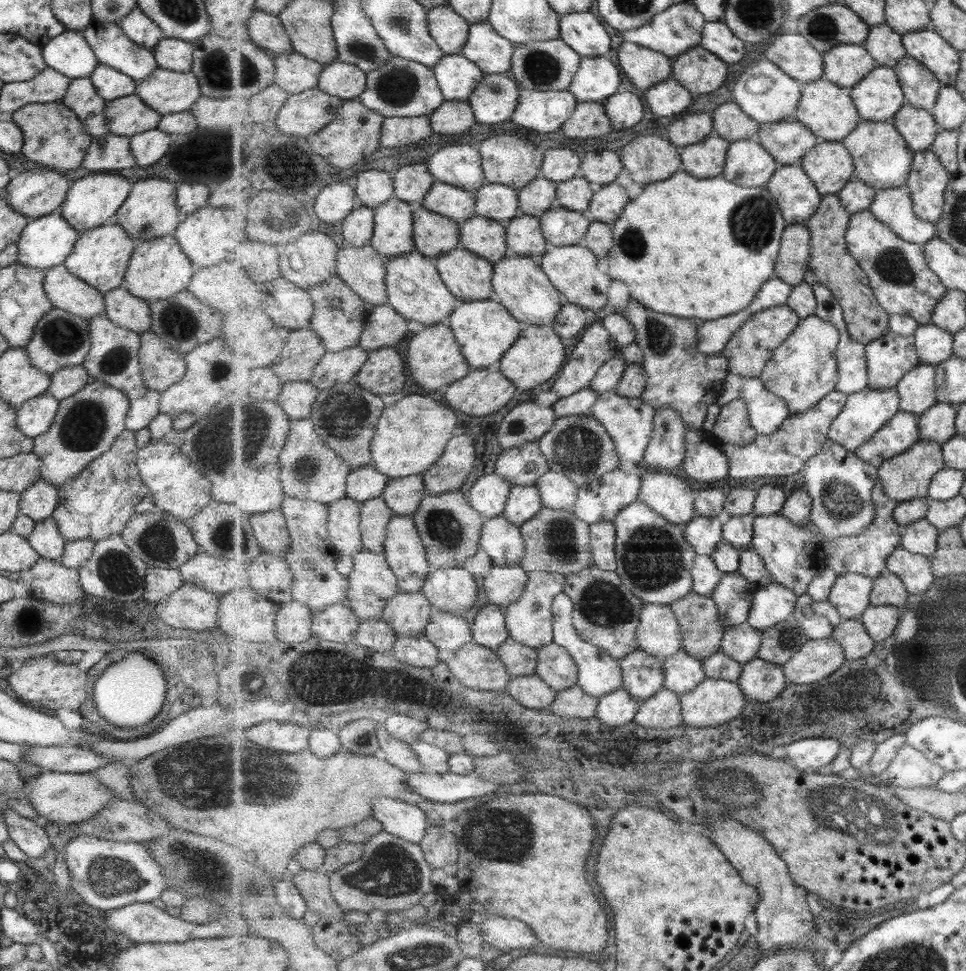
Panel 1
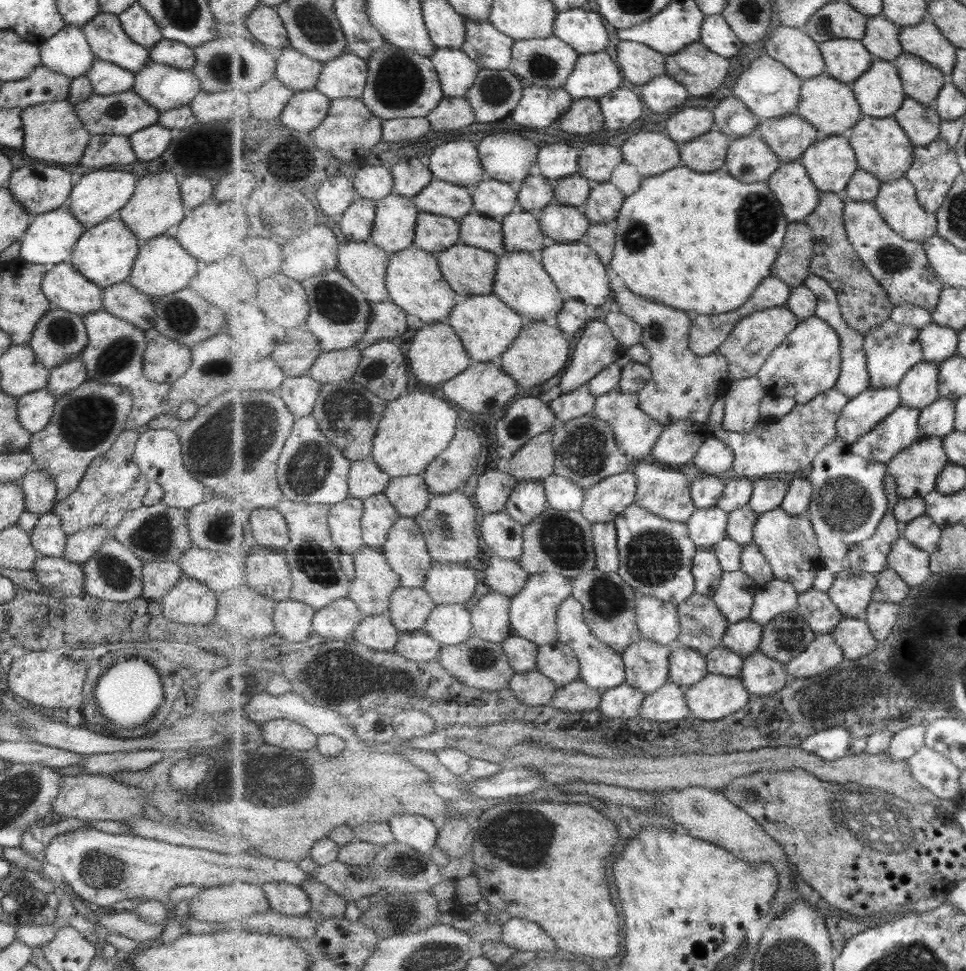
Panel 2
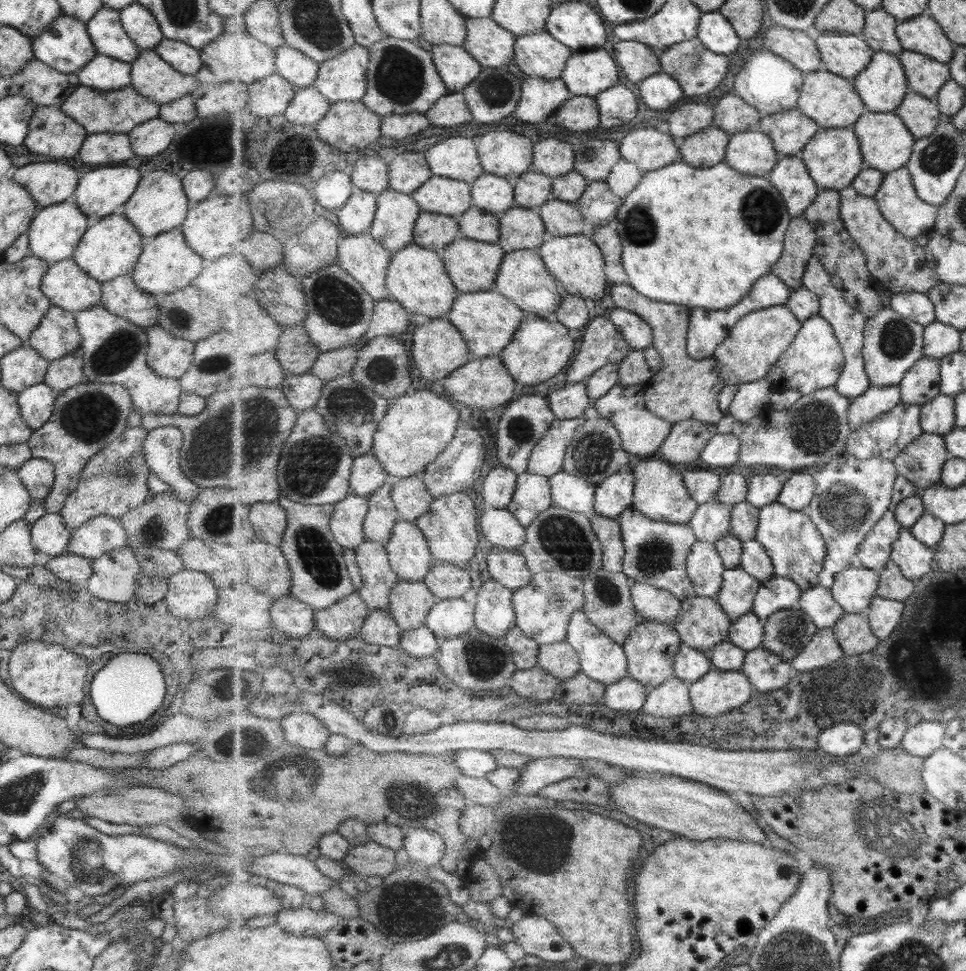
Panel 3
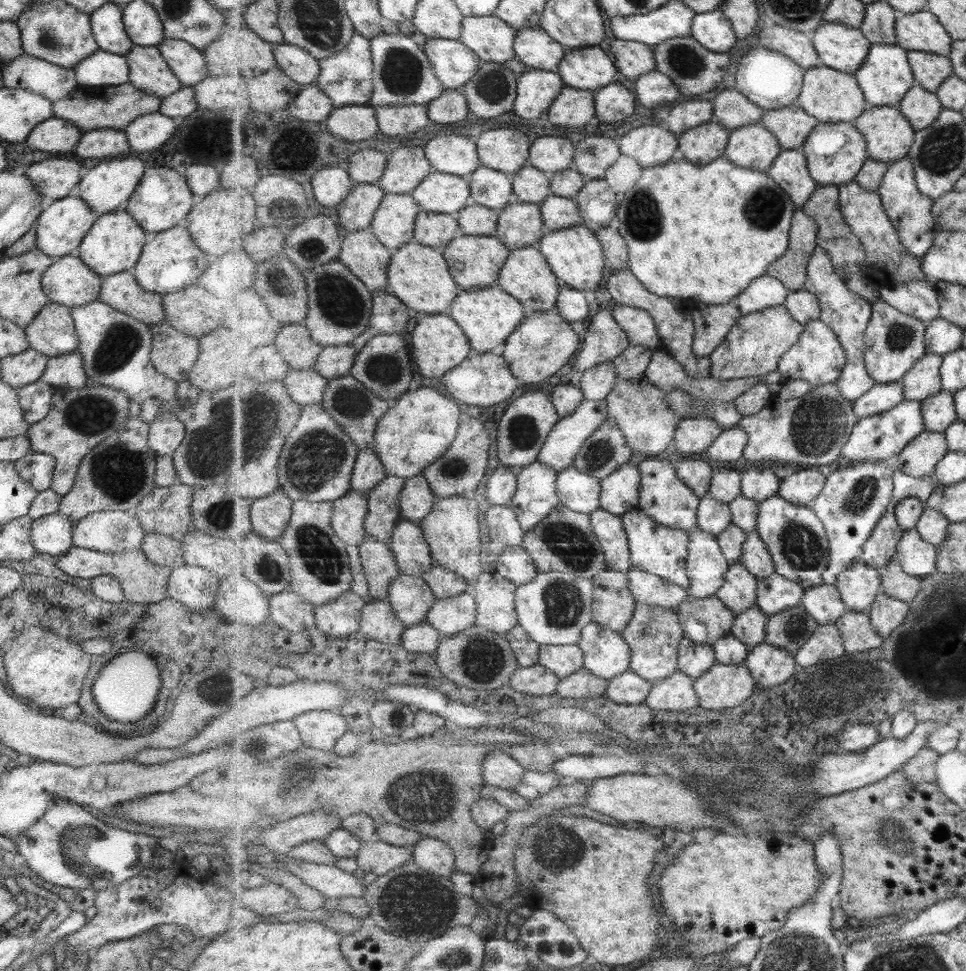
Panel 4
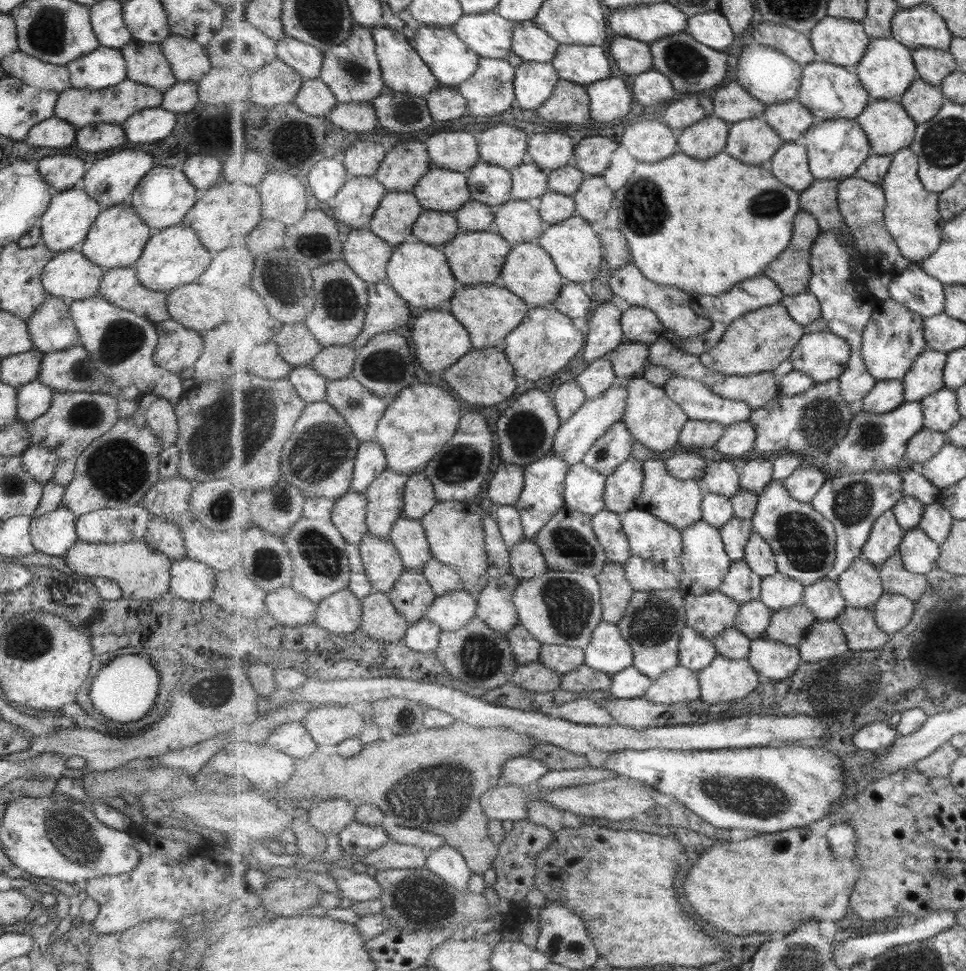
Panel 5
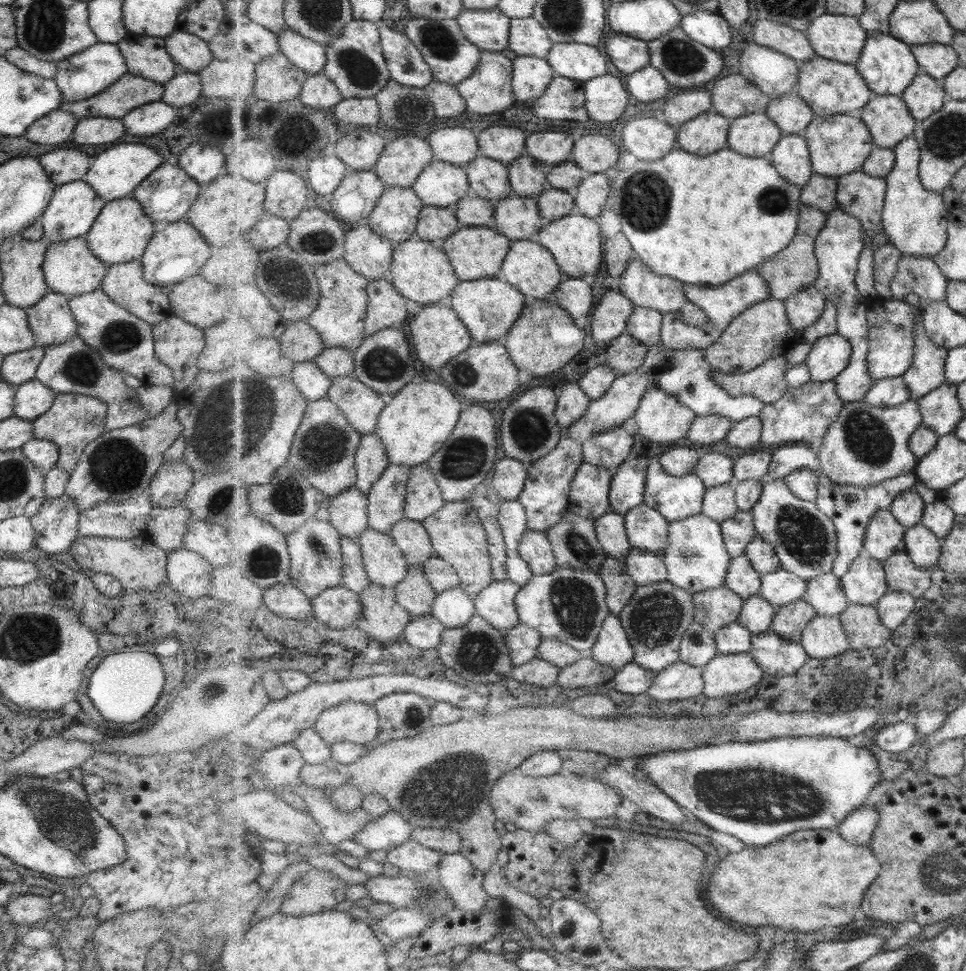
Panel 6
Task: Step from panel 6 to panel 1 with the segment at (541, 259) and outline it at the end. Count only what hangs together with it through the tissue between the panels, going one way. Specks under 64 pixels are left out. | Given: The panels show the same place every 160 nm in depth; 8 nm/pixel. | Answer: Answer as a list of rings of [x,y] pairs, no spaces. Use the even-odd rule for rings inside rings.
[[[508,255],[494,264],[495,298],[509,309],[510,313],[523,322],[531,322],[537,326],[549,326],[558,318],[561,311],[561,294],[550,281],[542,265],[533,262],[531,257]]]

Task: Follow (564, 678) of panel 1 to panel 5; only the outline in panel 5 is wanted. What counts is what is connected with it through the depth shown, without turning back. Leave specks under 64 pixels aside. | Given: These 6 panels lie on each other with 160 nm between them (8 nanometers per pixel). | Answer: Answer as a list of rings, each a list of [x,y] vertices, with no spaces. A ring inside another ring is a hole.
[[[544,644],[540,652],[540,661],[563,676],[586,664],[586,652],[579,647]]]

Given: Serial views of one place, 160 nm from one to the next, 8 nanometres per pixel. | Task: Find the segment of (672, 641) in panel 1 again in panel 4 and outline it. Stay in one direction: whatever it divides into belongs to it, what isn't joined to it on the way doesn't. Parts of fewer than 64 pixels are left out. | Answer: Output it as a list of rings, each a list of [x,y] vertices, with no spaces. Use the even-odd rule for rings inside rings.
[[[633,567],[629,572],[630,589],[638,602],[677,610],[688,597],[687,588],[673,584],[653,572]]]

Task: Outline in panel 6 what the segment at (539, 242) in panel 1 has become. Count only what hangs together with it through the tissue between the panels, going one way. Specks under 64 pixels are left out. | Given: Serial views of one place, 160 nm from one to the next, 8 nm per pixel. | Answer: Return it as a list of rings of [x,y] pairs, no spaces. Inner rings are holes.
[[[512,194],[499,202],[495,202],[494,228],[513,242],[517,240],[535,239],[543,228],[542,213],[536,198]]]

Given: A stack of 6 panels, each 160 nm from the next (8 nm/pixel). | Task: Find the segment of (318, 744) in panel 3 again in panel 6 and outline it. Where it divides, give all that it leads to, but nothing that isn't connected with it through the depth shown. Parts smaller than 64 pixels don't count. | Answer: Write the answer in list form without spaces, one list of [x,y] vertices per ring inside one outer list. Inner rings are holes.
[[[351,700],[322,712],[314,729],[330,745],[343,741],[373,744],[379,734],[379,717],[374,705]]]

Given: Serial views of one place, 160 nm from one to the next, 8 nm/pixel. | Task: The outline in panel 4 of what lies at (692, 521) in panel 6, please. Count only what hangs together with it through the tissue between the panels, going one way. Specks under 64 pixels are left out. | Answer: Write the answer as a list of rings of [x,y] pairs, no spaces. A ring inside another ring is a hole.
[[[697,528],[690,534],[688,572],[691,582],[687,590],[689,595],[706,599],[718,594],[731,564],[723,554],[717,536]]]

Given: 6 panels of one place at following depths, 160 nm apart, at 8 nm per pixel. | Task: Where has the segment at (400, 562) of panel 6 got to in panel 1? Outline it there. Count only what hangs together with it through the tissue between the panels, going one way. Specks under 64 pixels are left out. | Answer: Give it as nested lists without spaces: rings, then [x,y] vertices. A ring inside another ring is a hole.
[[[363,550],[354,556],[354,571],[348,576],[350,591],[347,603],[362,621],[382,619],[385,607],[390,600],[401,592],[398,576],[393,572],[384,553]]]

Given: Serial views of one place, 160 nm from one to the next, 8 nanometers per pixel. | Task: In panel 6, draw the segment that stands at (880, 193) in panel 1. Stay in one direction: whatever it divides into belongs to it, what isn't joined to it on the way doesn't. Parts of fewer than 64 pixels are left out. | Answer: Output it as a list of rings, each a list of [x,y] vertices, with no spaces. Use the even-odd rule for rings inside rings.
[[[912,136],[903,139],[894,148],[896,163],[886,176],[888,189],[882,216],[884,233],[904,255],[932,257],[938,255],[948,241],[950,209],[942,193],[928,189],[920,177],[920,159],[922,149],[918,140]]]

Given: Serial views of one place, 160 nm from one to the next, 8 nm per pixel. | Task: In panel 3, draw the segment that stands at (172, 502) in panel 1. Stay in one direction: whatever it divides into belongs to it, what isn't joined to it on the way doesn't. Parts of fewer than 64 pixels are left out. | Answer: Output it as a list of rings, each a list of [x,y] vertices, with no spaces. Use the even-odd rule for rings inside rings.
[[[171,426],[154,428],[146,431],[142,441],[143,459],[148,470],[170,486],[169,491],[175,498],[189,504],[200,488],[179,468],[182,446],[179,429]]]

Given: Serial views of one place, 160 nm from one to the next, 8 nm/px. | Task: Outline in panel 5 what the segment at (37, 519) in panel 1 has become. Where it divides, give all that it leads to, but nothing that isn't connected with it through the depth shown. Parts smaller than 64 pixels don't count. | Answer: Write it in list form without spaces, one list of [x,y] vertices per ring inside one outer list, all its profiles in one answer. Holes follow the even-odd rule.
[[[39,445],[29,446],[20,460],[25,472],[37,482],[44,484],[52,478],[56,467],[57,456],[49,449]]]

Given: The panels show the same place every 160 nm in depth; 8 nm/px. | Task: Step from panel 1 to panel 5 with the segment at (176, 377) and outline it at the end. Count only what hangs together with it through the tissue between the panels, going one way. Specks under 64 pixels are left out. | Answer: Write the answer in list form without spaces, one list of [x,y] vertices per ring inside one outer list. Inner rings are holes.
[[[173,319],[153,325],[158,336],[152,356],[154,363],[180,379],[192,378],[193,363],[205,353],[204,336],[183,328]]]

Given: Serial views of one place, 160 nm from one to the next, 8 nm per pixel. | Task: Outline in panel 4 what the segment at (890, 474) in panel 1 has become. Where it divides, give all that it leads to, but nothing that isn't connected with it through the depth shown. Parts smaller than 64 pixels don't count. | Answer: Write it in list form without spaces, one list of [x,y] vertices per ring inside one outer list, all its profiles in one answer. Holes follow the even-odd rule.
[[[925,431],[913,439],[893,462],[893,466],[909,476],[934,476],[939,462],[950,452],[944,432]]]

